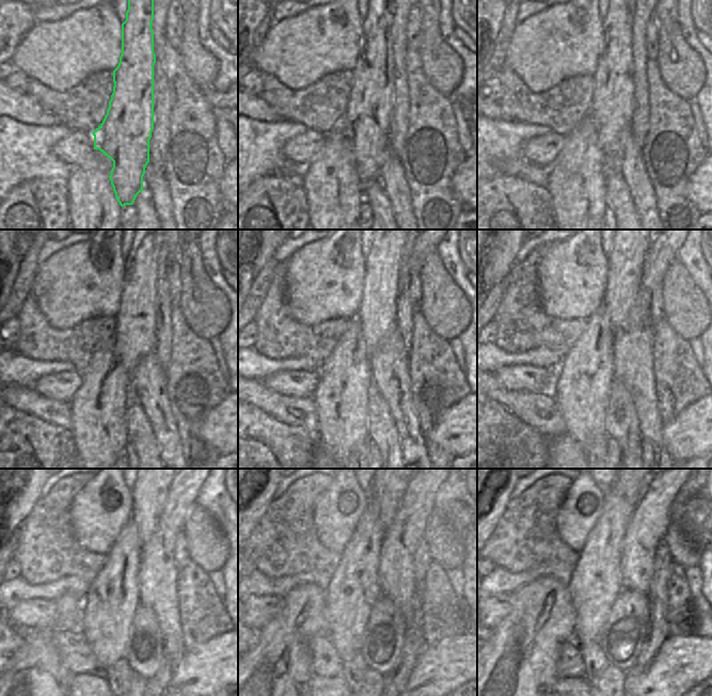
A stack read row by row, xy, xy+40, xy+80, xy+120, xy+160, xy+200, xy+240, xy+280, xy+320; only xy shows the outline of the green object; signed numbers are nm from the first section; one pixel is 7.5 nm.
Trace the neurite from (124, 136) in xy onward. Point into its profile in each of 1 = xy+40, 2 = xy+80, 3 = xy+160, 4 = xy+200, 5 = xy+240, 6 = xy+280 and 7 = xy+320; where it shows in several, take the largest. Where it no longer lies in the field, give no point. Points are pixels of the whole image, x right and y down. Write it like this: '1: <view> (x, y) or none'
1: xy+40 (367, 117)
2: xy+80 (613, 99)
3: xy+160 (376, 315)
4: xy+200 (626, 258)
5: xy+240 (149, 490)
6: xy+280 (389, 490)
7: xy+320 (633, 490)

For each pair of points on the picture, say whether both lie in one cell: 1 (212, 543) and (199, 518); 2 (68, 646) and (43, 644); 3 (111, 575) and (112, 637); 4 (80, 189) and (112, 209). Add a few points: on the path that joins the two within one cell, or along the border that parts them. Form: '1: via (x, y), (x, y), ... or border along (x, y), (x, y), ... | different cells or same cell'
1: via (206, 537), (200, 524) | same cell
2: border along (57, 631), (53, 635), (53, 645), (65, 667) | different cells
3: via (114, 590), (112, 598), (112, 622) | same cell
4: via (90, 192), (101, 192), (104, 200) | same cell

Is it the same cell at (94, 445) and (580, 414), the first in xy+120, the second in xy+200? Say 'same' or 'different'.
same

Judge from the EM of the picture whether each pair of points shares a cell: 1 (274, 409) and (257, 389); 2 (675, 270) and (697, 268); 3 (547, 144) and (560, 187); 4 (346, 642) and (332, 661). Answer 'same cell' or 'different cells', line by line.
1: same cell
2: different cells
3: different cells
4: different cells

